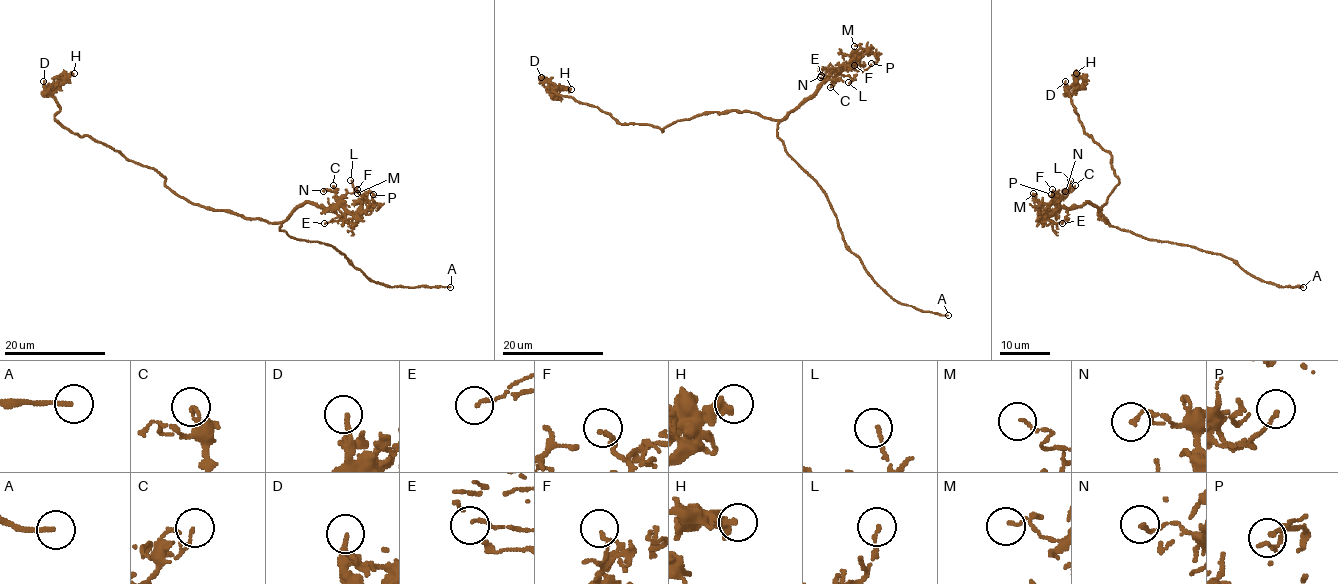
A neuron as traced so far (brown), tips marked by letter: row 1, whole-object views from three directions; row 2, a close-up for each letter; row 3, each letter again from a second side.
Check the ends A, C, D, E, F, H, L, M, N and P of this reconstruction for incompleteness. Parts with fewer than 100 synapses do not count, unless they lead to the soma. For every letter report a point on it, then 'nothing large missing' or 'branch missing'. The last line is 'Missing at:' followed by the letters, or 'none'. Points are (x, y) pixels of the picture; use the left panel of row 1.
A: at (450, 287); branch missing
C: at (333, 185); nothing large missing
D: at (43, 81); nothing large missing
E: at (324, 223); nothing large missing
F: at (357, 189); nothing large missing
H: at (74, 73); nothing large missing
L: at (350, 180); nothing large missing
M: at (357, 193); nothing large missing
N: at (323, 191); nothing large missing
P: at (373, 194); nothing large missing
Missing at: A

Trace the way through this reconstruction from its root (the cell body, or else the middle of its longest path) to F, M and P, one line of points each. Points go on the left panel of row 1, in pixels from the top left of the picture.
F: (256, 218), (282, 222), (305, 203), (345, 207), (354, 215), (362, 203), (357, 189)
M: (256, 218), (282, 222), (305, 203), (345, 207), (357, 215), (369, 204), (367, 198), (357, 193)
P: (256, 218), (282, 222), (305, 203), (345, 207), (354, 215), (362, 203), (362, 196), (373, 194)

